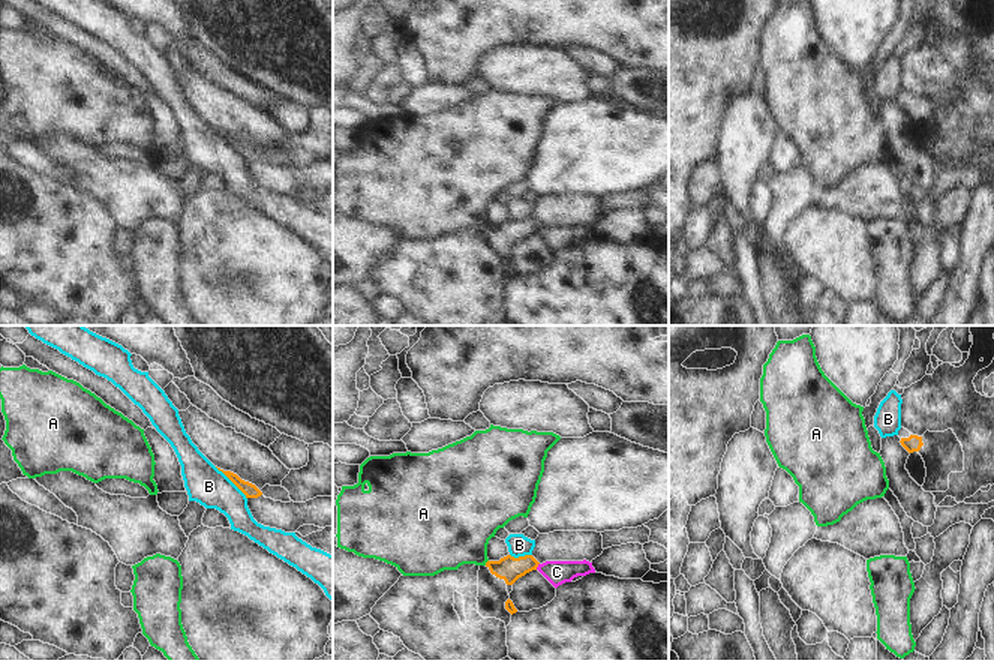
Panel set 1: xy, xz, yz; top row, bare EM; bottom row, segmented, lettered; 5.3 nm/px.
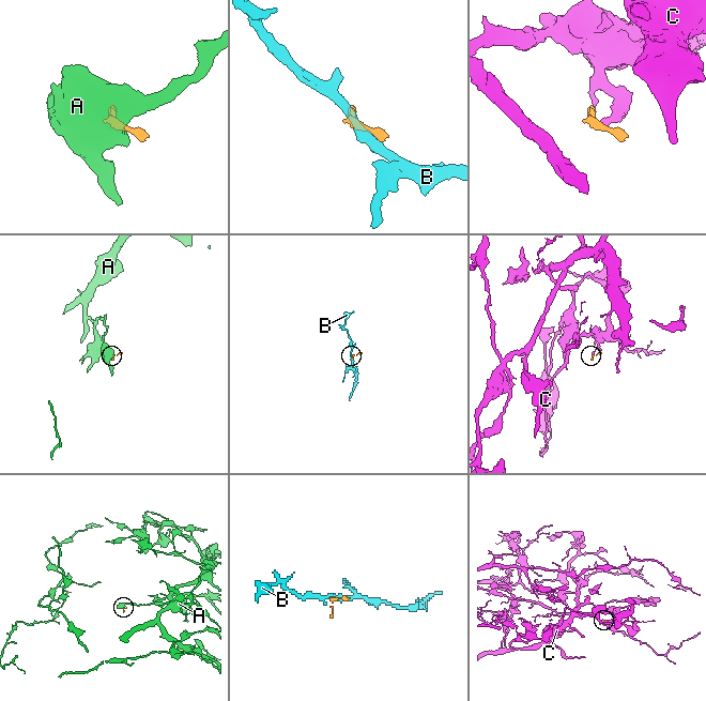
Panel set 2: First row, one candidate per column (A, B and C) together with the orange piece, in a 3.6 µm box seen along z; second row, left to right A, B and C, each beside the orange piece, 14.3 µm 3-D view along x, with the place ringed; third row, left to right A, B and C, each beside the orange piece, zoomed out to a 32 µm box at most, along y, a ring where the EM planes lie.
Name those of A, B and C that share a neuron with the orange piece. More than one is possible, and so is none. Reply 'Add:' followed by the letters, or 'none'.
Add: none

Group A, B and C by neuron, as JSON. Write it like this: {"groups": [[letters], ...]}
{"groups": [["A"], ["B"], ["C"]]}

